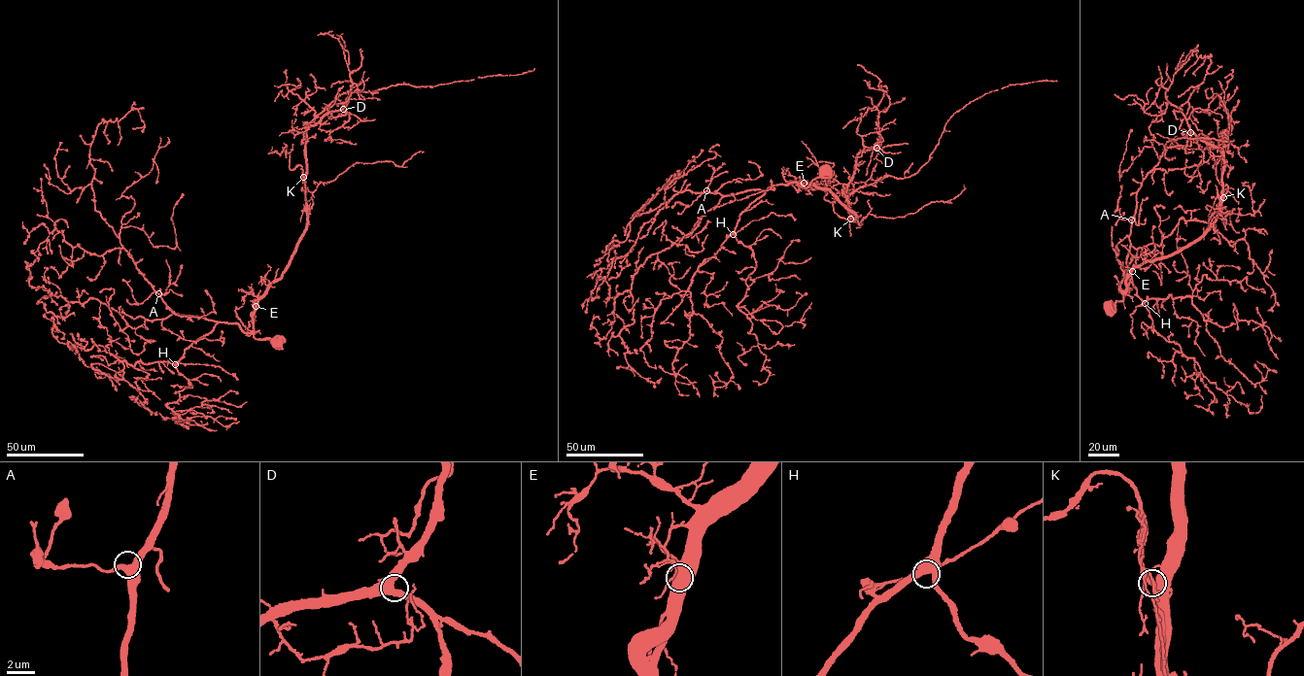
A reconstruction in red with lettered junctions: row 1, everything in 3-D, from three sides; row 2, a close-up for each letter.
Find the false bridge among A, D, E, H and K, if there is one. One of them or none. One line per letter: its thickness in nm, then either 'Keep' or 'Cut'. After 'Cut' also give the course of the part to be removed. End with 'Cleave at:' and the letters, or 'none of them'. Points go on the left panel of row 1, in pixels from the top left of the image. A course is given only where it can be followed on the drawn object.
A: Thickness 440 nm. Keep
D: Thickness 480 nm. Keep
E: Thickness 600 nm. Keep
H: Thickness 500 nm. Keep
K: Thickness 420 nm. Keep
Cleave at: none of them

